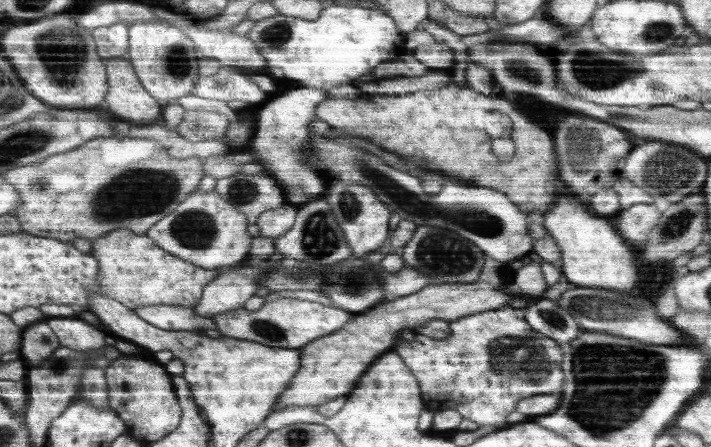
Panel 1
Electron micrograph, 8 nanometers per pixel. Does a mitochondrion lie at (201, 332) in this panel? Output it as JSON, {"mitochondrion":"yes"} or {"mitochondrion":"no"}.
{"mitochondrion":"no"}

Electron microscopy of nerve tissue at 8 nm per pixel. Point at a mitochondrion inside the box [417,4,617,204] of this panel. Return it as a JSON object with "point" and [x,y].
{"point":[582,148]}

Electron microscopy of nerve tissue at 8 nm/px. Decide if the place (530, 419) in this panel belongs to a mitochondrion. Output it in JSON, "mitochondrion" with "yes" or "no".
{"mitochondrion":"no"}

